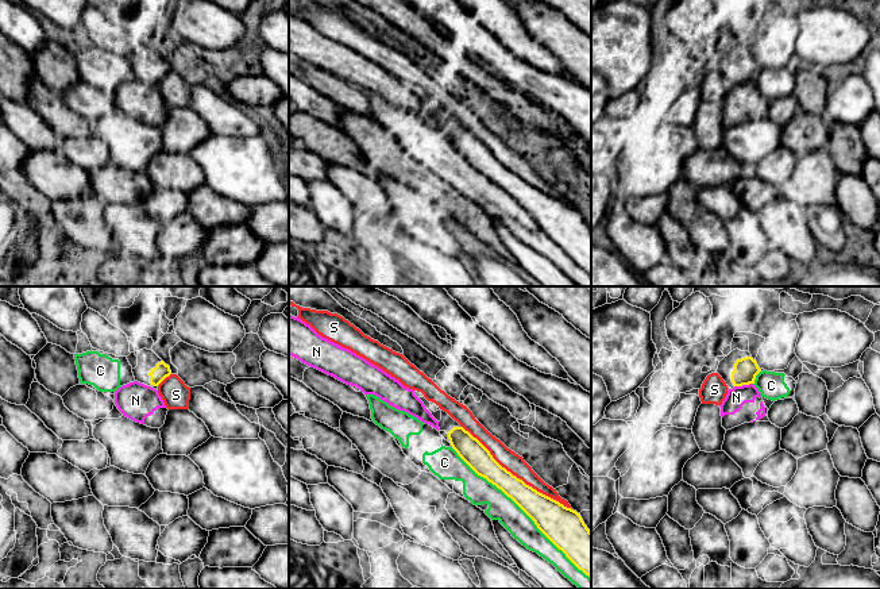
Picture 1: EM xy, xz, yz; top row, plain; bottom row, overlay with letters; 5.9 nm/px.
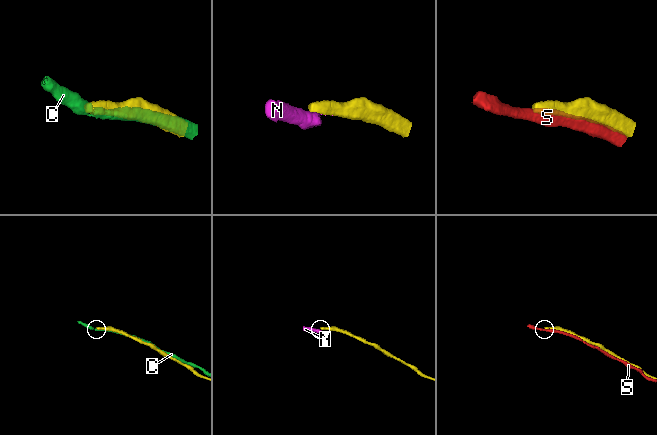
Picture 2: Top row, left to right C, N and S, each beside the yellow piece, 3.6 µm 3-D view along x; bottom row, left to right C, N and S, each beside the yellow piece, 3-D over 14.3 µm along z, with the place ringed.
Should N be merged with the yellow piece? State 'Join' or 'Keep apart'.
Keep apart

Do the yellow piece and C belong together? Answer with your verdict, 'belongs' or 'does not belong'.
does not belong

